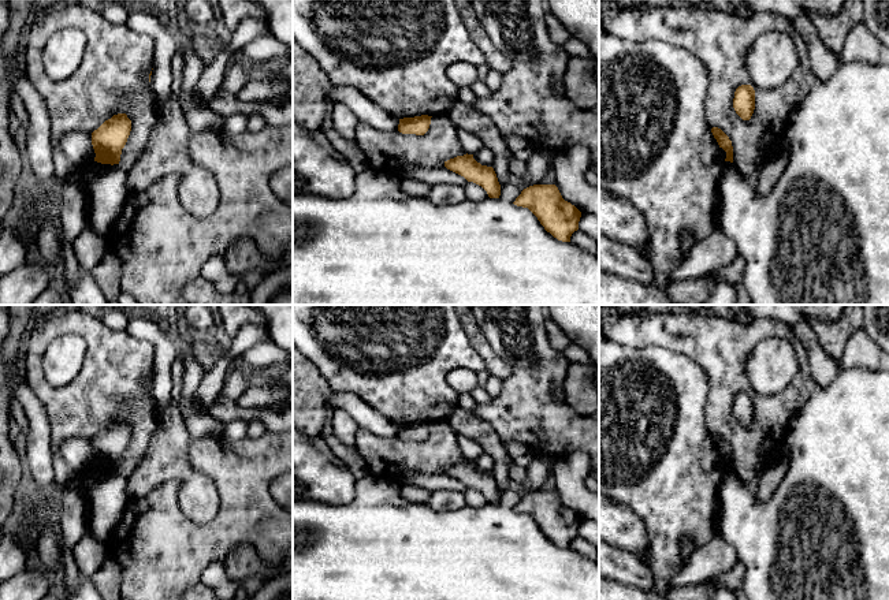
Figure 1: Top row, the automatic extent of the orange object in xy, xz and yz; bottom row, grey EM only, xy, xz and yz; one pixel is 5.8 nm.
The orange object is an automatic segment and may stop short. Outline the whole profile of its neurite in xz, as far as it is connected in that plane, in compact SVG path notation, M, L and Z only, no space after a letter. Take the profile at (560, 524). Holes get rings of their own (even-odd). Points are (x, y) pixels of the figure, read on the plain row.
M555 491L529 492L513 510L528 514L558 547L570 548L572 540L579 536L581 518L562 504Z

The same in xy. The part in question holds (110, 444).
M126 420L114 421L92 439L94 467L101 470L119 470L122 455L131 437L131 426Z

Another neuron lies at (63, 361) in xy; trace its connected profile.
M79 335L56 338L44 358L45 380L57 388L72 383L83 366L85 343Z

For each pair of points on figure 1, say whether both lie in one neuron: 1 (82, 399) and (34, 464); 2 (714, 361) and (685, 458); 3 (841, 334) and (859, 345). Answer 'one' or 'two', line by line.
1: two
2: two
3: two

